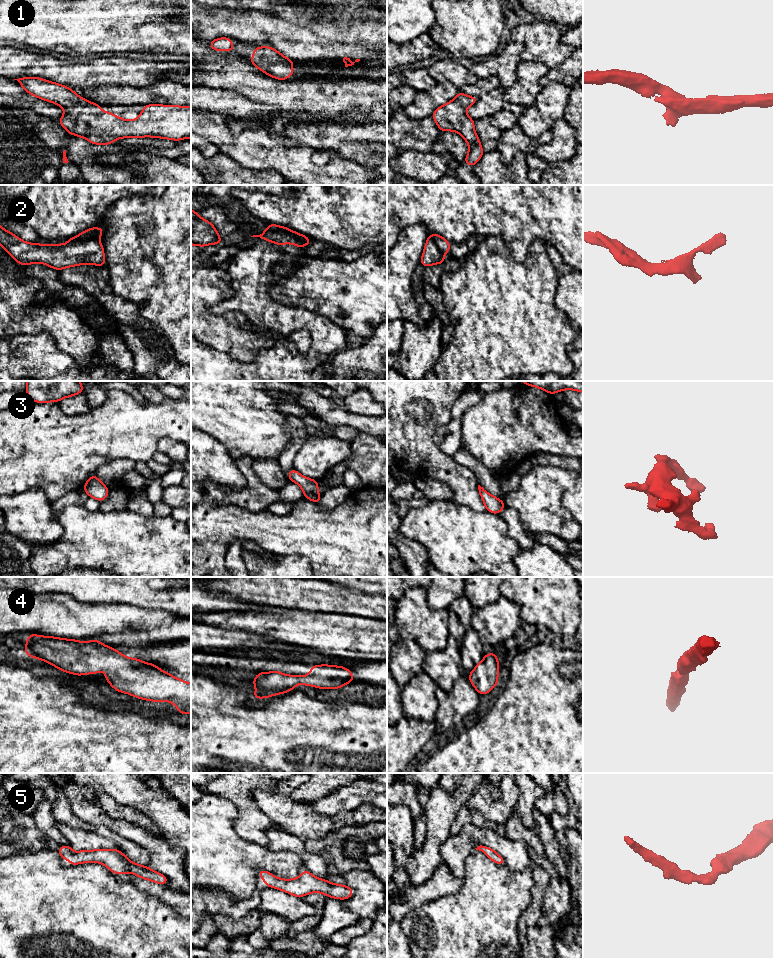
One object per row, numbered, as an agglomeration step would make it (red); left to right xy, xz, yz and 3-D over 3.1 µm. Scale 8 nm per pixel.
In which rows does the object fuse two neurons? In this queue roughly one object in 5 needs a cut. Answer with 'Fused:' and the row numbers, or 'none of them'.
Fused: 2

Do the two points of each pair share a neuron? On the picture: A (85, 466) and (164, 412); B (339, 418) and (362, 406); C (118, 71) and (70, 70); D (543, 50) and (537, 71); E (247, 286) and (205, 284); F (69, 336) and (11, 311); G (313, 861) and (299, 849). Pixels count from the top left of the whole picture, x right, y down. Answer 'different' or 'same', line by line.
A: same
B: different
C: same
D: different
E: different
F: same
G: same

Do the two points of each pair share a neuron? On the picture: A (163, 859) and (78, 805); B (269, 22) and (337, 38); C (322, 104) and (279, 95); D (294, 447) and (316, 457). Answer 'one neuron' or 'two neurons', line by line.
A: one neuron
B: one neuron
C: one neuron
D: two neurons

